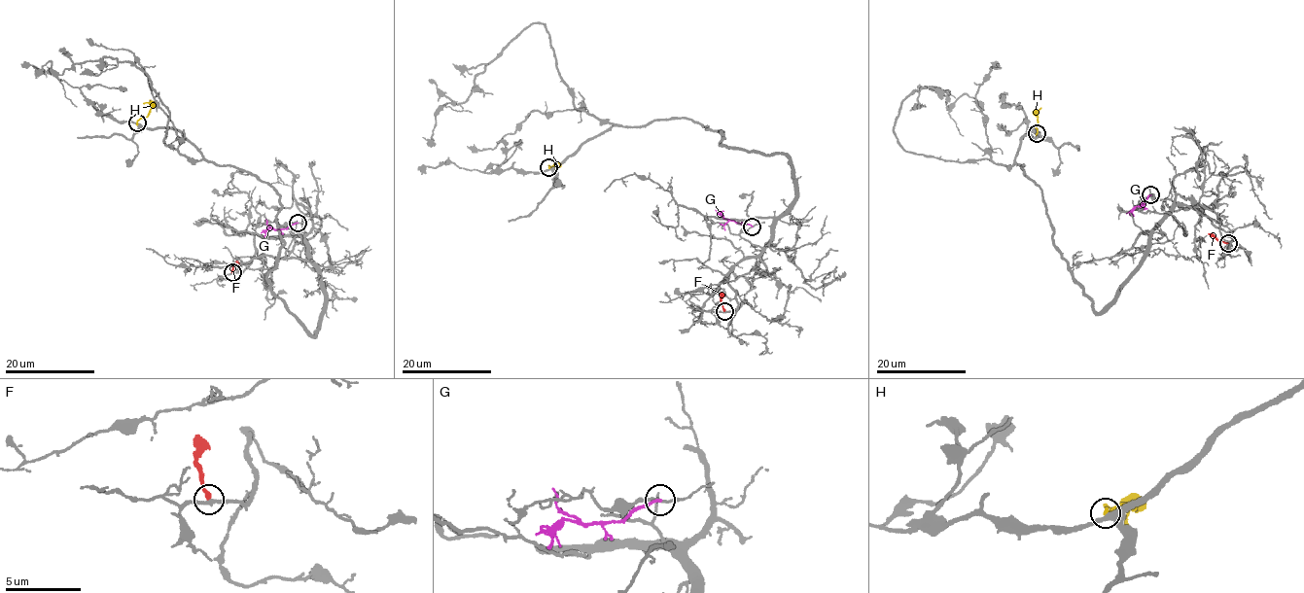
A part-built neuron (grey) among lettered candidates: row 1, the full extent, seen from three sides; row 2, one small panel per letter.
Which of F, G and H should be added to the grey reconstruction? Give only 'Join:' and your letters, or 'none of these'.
Join: none of these

